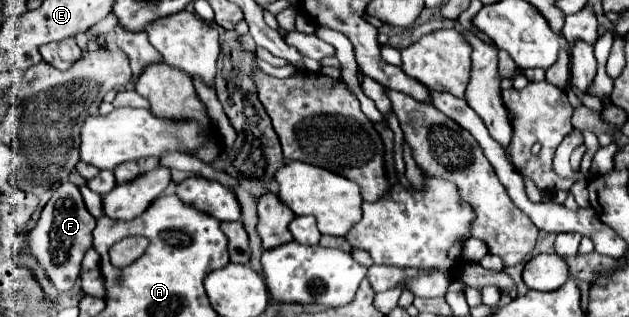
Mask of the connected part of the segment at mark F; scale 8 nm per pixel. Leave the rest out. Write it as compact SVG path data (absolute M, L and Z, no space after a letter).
M63 181L59 189L51 195L49 203L43 207L37 227L31 233L27 233L27 237L25 233L19 233L19 251L27 249L31 255L35 255L37 261L45 267L55 287L59 291L67 291L75 285L81 271L83 255L93 245L91 237L93 227L95 227L95 217L89 215L77 185L71 181Z

